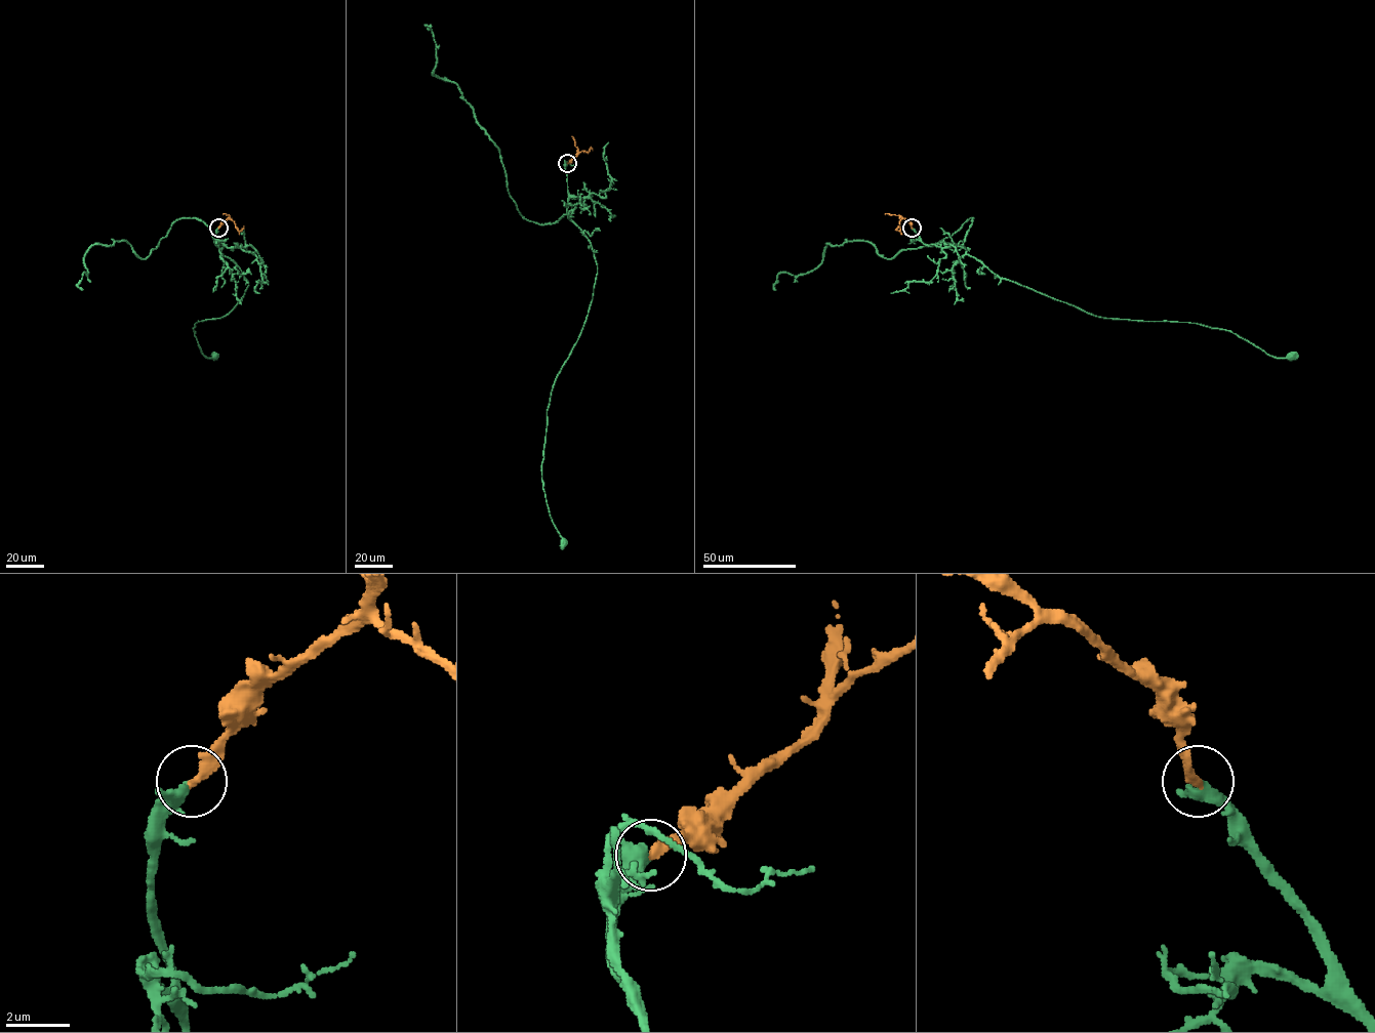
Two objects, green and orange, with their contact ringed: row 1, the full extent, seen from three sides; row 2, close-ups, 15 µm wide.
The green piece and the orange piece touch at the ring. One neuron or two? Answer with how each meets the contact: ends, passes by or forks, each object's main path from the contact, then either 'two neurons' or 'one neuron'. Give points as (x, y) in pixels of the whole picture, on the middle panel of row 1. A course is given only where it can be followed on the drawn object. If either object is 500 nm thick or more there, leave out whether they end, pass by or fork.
green forks; orange ends; course green (567, 163), (567, 216), (590, 242), (597, 272), (585, 320), (554, 382), (547, 411), (542, 488), (562, 542); course orange (567, 163), (582, 151), (589, 152), (591, 148), (592, 151); one neuron

